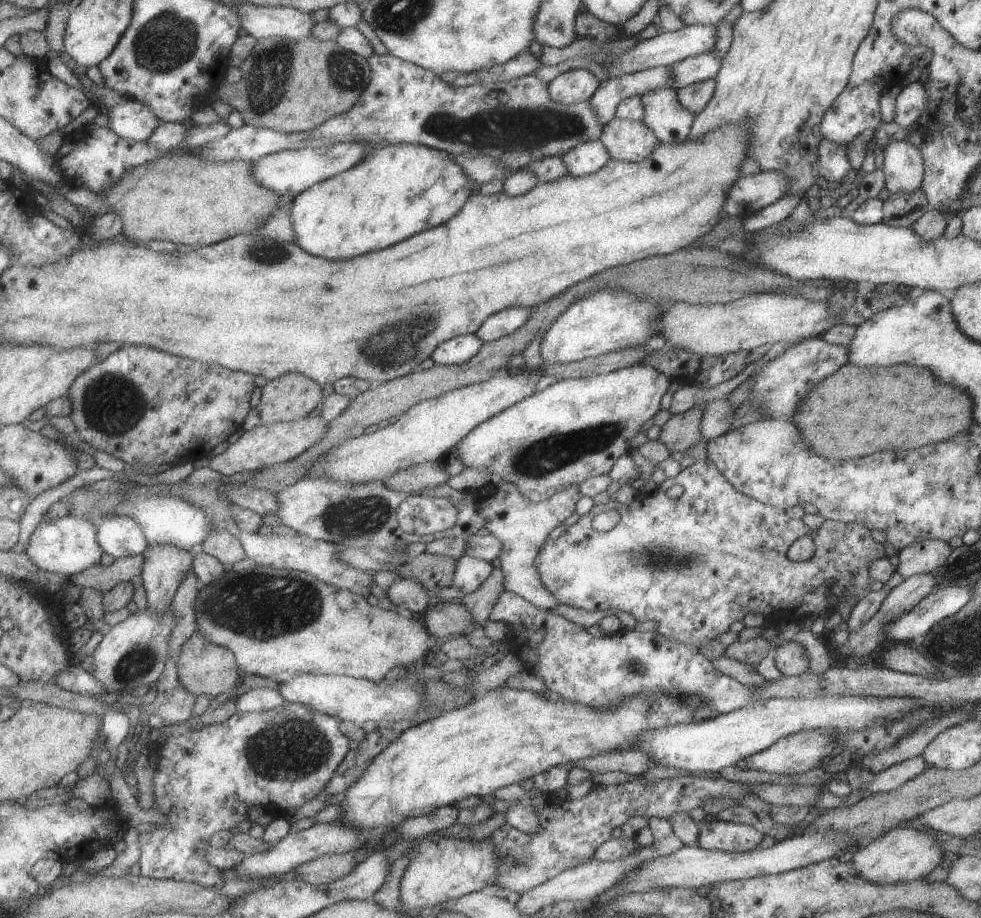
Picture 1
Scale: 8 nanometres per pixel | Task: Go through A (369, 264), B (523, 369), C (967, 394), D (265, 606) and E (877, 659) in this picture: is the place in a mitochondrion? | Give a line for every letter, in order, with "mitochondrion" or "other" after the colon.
A: other
B: other
C: other
D: mitochondrion
E: other

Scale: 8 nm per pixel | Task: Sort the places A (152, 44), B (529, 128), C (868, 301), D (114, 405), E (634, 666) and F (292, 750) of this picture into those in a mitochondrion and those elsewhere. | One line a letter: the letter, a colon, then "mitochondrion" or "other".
A: mitochondrion
B: mitochondrion
C: other
D: mitochondrion
E: mitochondrion
F: mitochondrion

